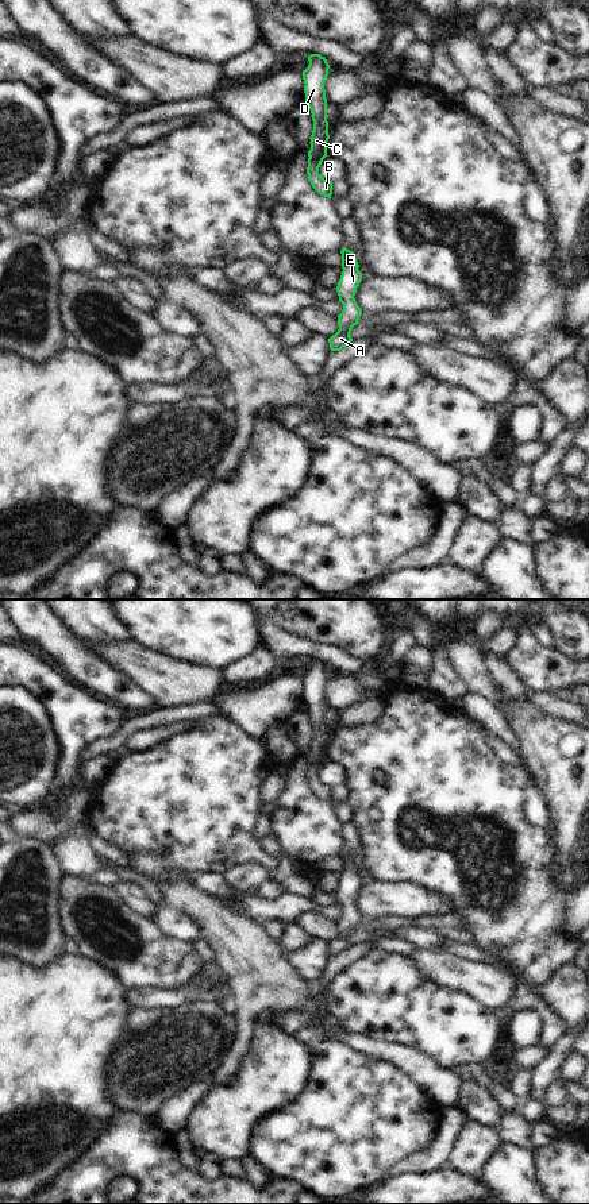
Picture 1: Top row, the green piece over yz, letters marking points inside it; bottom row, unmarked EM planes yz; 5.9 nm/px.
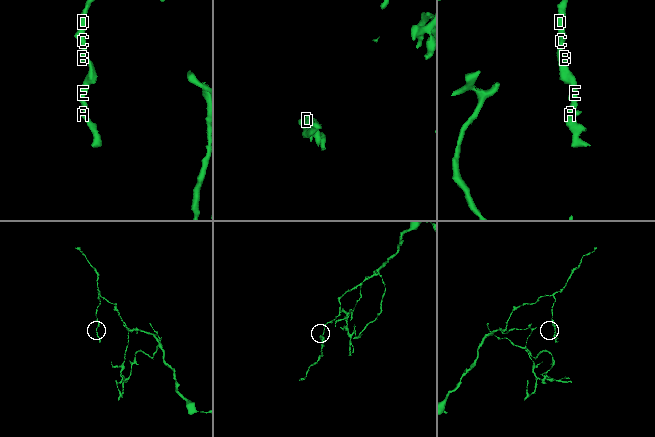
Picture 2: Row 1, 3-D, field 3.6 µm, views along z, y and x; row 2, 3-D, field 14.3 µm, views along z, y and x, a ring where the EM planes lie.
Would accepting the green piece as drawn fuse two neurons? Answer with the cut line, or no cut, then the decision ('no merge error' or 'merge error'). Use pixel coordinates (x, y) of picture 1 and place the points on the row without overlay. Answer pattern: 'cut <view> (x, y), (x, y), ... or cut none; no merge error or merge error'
cut none; no merge error

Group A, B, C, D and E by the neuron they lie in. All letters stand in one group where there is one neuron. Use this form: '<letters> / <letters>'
A B C D E

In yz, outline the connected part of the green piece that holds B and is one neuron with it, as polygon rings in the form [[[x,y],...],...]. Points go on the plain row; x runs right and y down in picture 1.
[[[320,659],[308,661],[309,669],[303,675],[305,709],[309,711],[313,725],[311,740],[311,755],[308,756],[307,779],[312,792],[322,800],[331,803],[332,787],[326,786],[319,779],[319,772],[327,761],[328,726],[327,726],[327,703],[324,687],[328,680],[330,669]]]

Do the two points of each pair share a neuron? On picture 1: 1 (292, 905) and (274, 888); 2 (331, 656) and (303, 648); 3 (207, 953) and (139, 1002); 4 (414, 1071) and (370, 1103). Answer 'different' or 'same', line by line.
1: different
2: same
3: different
4: different

